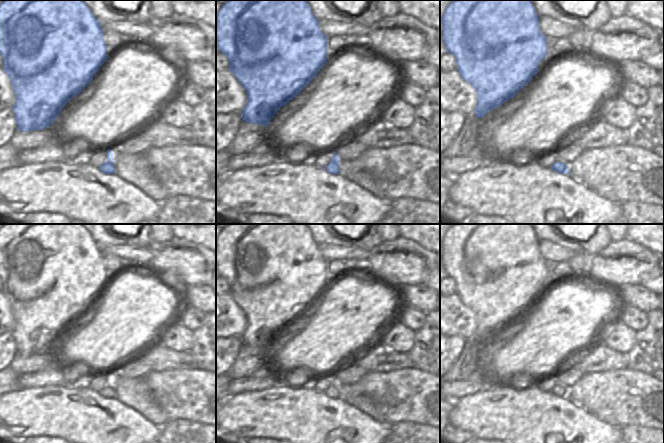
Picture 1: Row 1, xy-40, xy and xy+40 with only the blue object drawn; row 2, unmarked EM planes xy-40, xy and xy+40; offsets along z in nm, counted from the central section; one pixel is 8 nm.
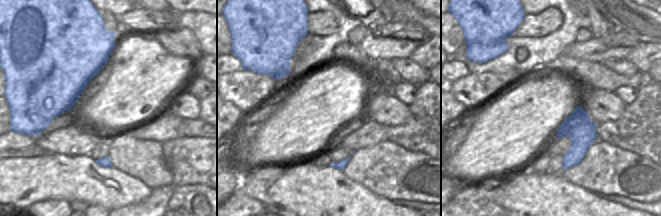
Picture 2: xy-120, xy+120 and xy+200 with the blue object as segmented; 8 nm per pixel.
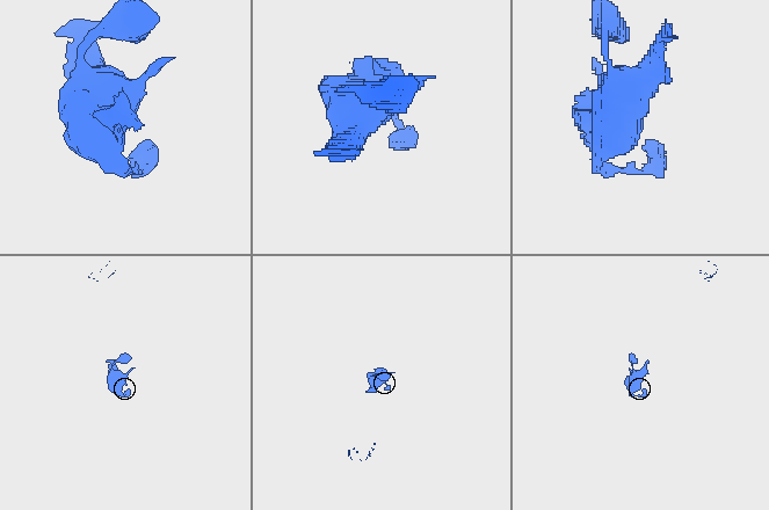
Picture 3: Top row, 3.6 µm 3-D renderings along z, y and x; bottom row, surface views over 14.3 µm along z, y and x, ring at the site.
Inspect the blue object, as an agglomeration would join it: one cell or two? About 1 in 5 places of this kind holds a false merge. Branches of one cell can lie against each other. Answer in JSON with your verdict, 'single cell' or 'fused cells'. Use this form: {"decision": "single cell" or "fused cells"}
{"decision": "single cell"}

